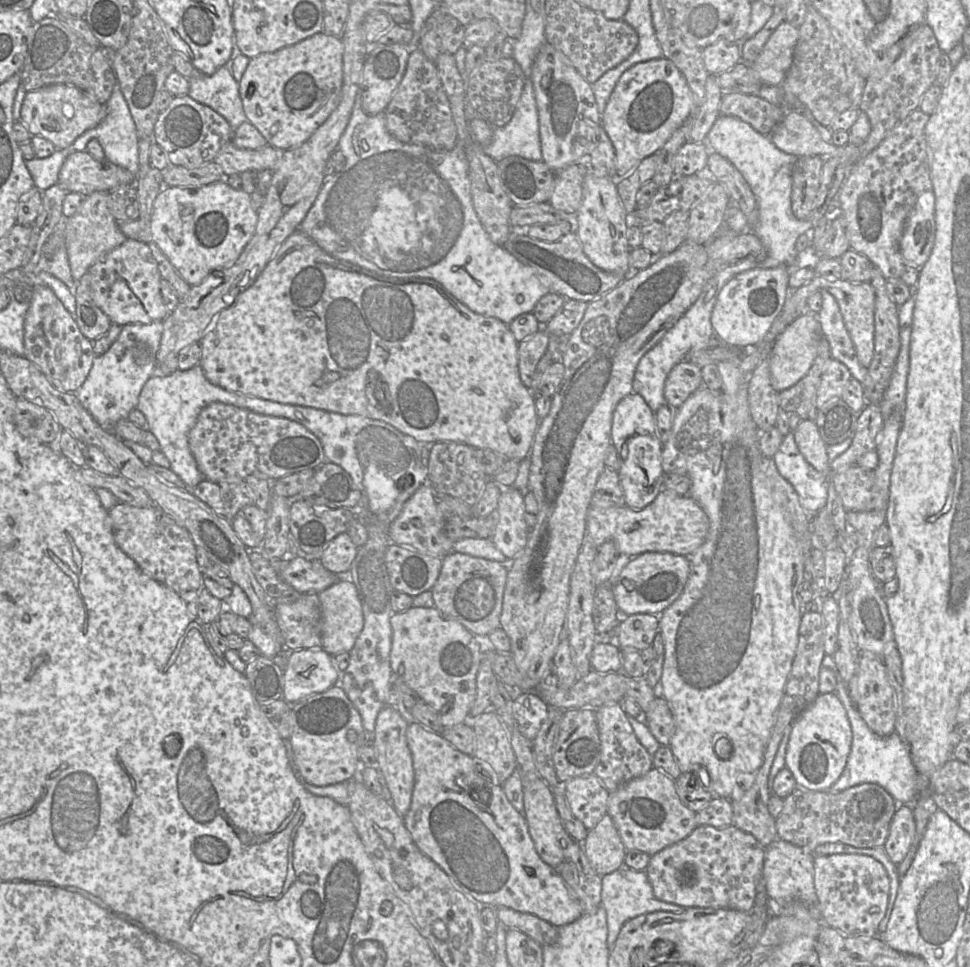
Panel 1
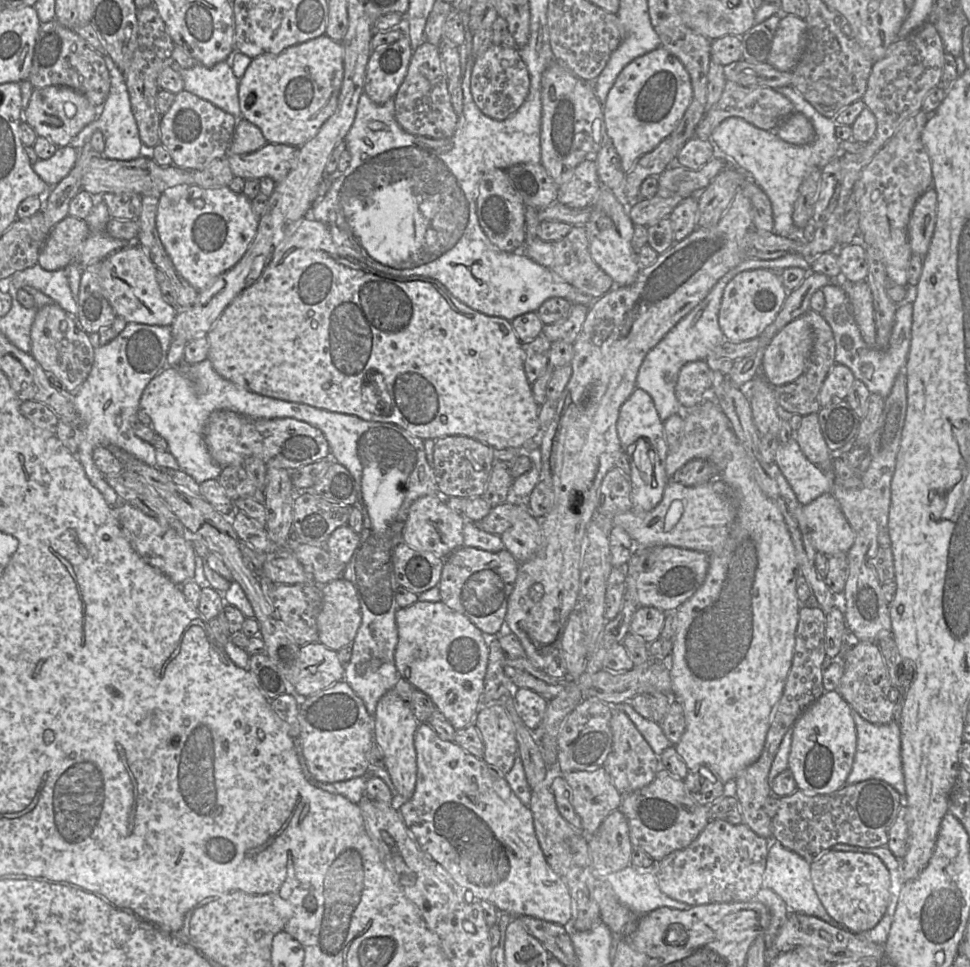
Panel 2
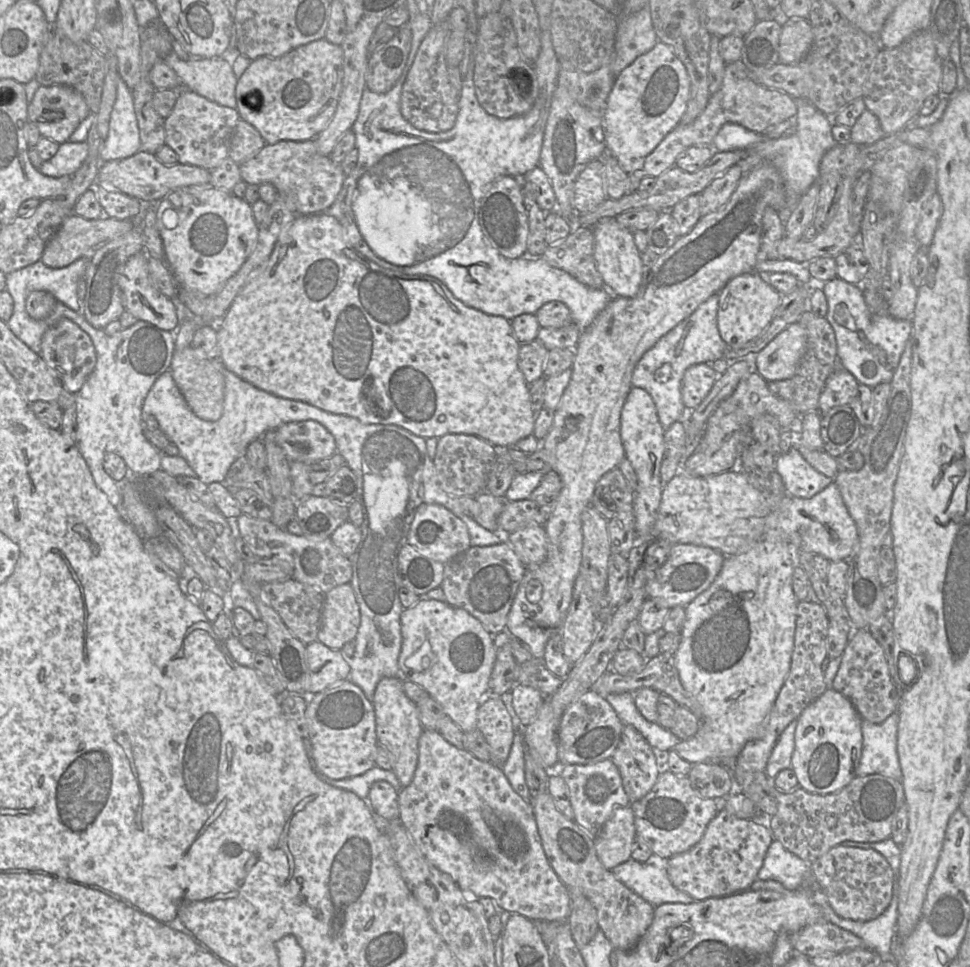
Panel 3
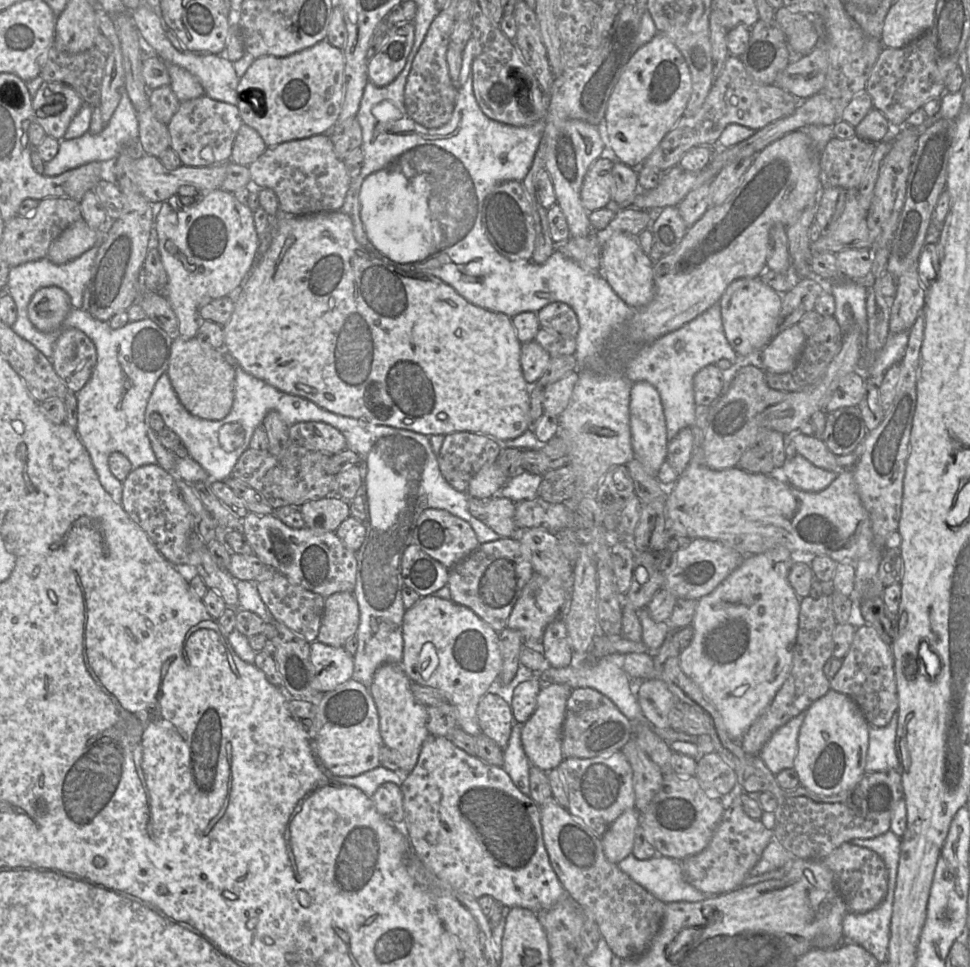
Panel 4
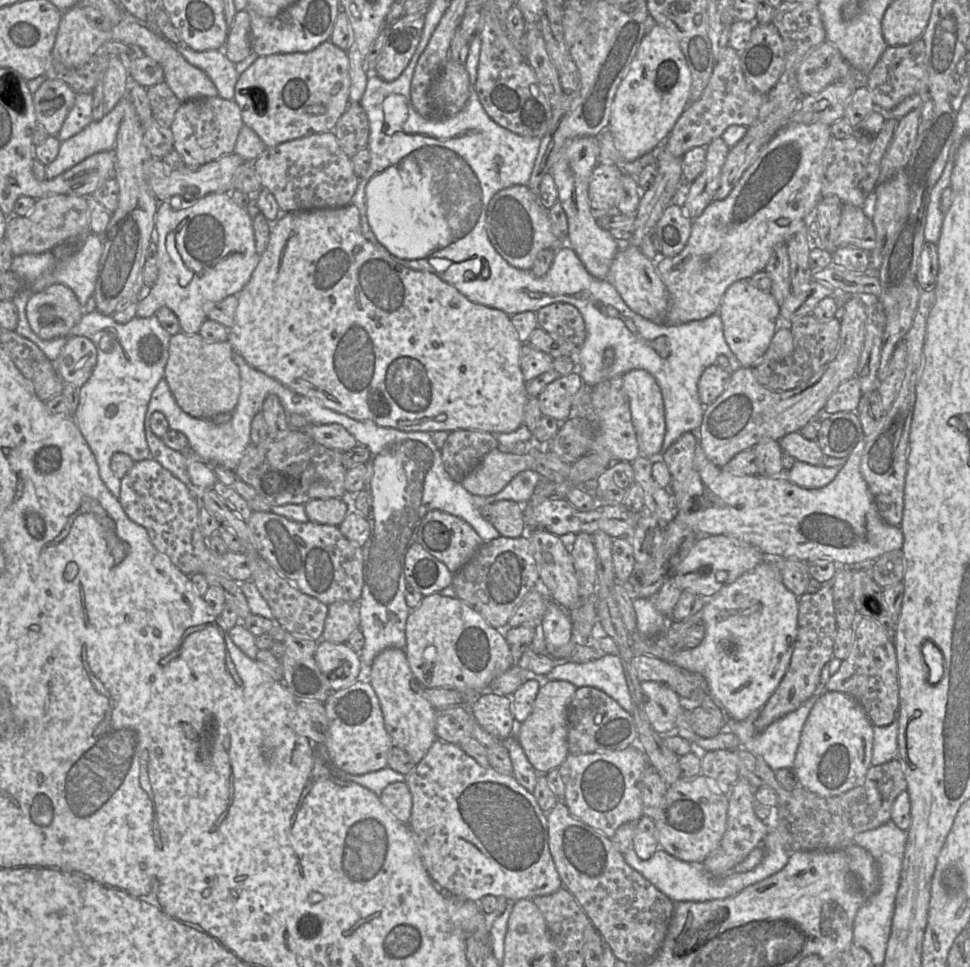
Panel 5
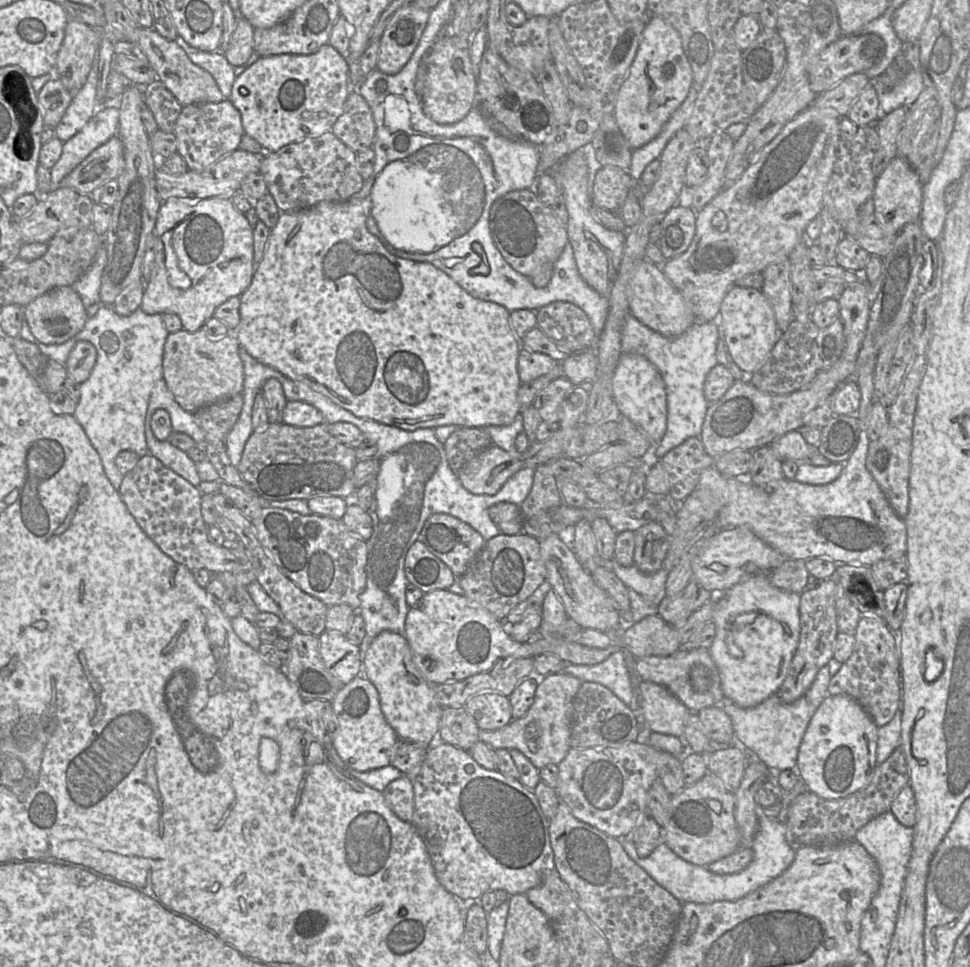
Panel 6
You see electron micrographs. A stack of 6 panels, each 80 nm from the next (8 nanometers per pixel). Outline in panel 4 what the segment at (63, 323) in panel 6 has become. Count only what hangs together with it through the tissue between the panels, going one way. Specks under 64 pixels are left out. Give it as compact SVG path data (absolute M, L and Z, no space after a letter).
M56 286L36 291L28 304L28 315L33 326L41 332L56 329L72 308L69 295Z

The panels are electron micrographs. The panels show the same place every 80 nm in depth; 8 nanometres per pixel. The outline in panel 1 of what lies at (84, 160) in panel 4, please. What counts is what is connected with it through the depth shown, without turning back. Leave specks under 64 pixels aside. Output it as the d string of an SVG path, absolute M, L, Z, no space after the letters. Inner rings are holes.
M116 82L111 97L106 103L105 118L96 127L92 128L92 131L93 132L90 132L89 135L93 135L92 139L97 139L100 142L104 150L105 159L107 159L115 165L129 170L131 173L135 174L137 179L137 171L139 166L139 135L135 122L130 113L129 106L124 98L124 95L120 89L118 82ZM56 149L46 158L35 157L26 161L26 167L37 189L43 192L58 183L60 169L70 152L69 149Z

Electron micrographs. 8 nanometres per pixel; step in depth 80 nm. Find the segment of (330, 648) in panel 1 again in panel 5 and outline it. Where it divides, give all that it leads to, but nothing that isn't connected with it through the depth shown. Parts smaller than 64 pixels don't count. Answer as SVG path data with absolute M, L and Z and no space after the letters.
M337 601L328 605L321 639L339 644L346 643L359 628L359 605L356 602Z

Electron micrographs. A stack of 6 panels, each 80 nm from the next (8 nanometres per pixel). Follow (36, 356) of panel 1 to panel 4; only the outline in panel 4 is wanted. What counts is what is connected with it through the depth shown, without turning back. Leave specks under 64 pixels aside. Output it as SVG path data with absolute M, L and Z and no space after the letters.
M68 328L55 342L50 360L68 390L77 394L92 375L97 361L96 347L83 331Z

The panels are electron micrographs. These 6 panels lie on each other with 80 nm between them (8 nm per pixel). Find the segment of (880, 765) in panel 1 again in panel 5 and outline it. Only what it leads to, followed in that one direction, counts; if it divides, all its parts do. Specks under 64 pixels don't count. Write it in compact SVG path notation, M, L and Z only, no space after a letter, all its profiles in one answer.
M899 711L894 721L884 727L874 726L873 755L871 764L878 766L899 757Z

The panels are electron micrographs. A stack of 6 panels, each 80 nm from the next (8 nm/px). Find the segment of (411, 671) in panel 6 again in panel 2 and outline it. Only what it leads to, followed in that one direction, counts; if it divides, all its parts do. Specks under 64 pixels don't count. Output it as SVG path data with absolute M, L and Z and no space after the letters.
M394 689L386 692L378 701L374 714L374 742L384 755L384 767L396 789L394 804L399 806L409 800L417 782L417 753L414 744L415 732L419 723L409 702L404 701Z

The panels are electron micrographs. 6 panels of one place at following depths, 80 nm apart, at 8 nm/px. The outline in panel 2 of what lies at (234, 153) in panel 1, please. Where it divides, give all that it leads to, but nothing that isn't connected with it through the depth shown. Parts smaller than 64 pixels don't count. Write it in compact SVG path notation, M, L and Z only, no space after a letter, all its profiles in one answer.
M266 143L262 148L248 154L226 156L234 176L243 179L270 177L276 183L289 173L297 148L286 144Z

